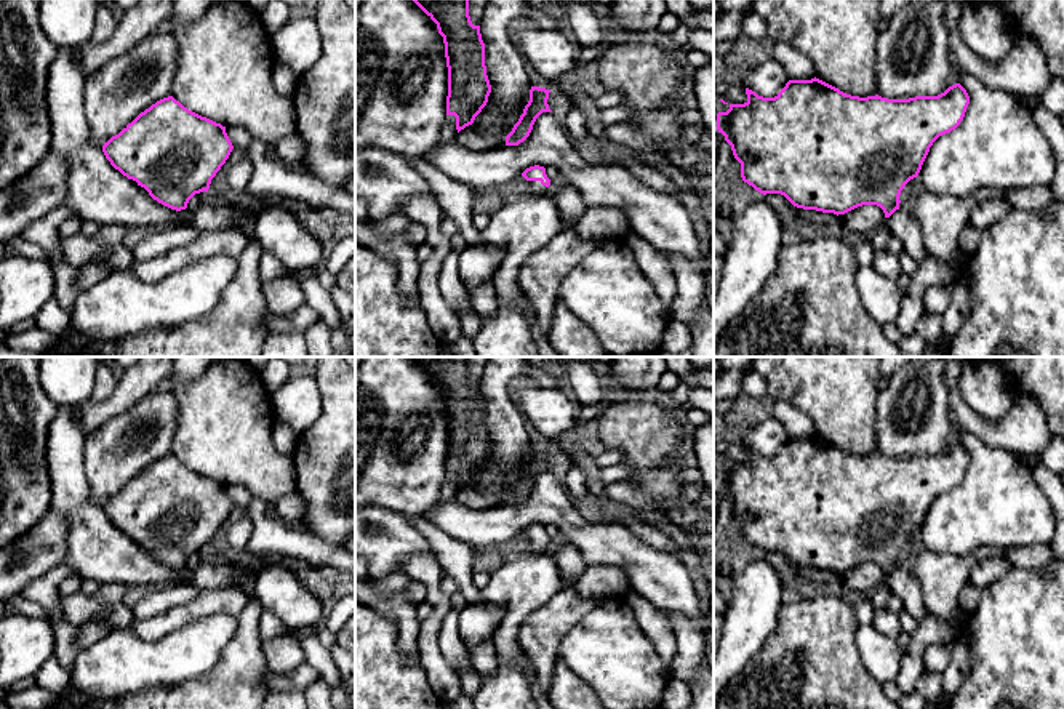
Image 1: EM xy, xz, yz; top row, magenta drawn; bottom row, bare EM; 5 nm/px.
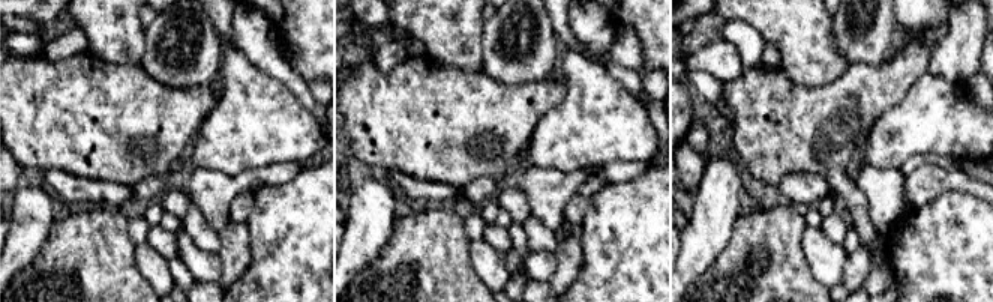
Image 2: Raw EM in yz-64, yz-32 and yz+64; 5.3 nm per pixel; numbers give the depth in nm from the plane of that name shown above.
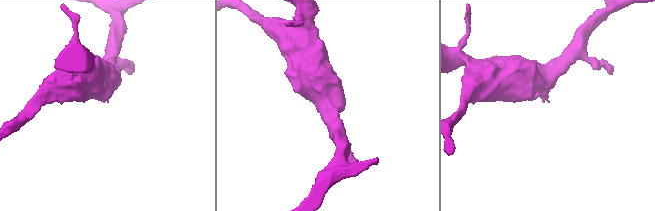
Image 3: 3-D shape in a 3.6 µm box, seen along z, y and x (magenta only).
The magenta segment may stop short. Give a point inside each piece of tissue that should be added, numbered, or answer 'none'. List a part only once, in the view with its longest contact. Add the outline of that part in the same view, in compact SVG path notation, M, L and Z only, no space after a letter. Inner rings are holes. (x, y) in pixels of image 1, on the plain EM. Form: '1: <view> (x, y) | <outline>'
1: xz (535, 546) | M526 539L528 541L528 554L531 555L542 555L547 554L546 544L541 543L541 539Z

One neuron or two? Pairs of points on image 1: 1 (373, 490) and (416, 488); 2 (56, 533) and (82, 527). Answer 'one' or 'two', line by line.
1: one
2: two

